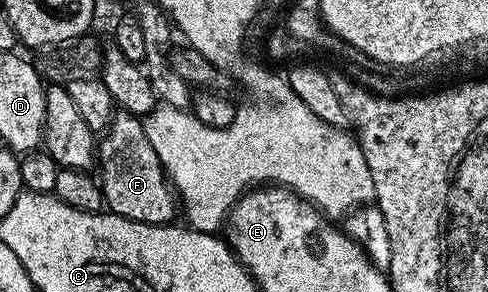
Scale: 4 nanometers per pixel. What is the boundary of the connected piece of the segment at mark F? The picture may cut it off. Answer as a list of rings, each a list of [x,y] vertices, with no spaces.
[[[119,113],[111,120],[97,143],[97,178],[106,210],[112,215],[149,225],[170,224],[177,215],[177,196],[153,145],[149,145],[140,116]]]

